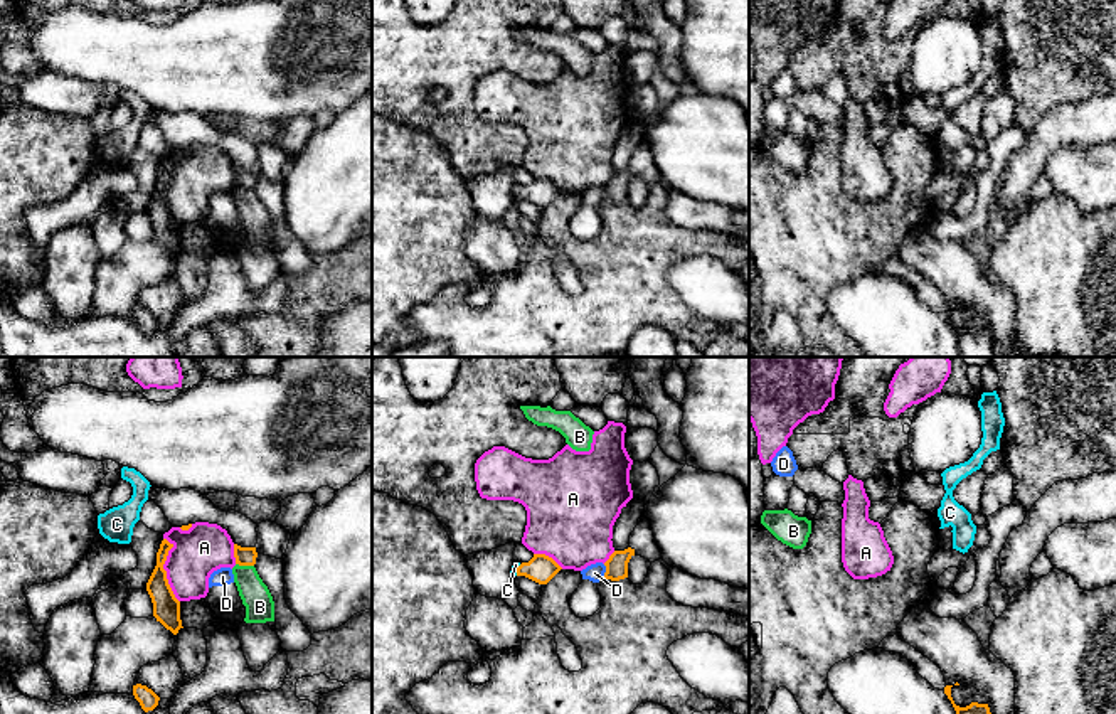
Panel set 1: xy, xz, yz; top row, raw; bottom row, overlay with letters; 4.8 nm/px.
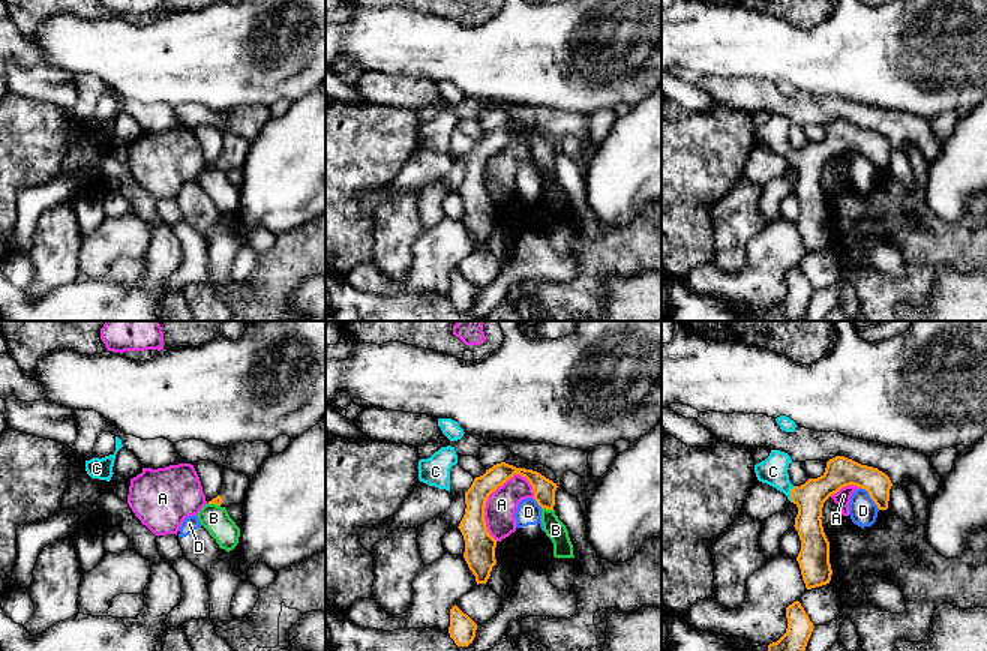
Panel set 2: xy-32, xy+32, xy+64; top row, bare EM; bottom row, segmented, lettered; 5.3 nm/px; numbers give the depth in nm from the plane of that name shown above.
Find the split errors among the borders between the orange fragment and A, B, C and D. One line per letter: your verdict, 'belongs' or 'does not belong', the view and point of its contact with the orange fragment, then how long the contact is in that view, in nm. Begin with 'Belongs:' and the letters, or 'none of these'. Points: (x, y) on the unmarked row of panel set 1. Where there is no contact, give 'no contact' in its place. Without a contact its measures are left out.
Belongs: C
A: does not belong | xy (164, 192) | 320 nm
B: does not belong | xy (244, 187) | 90 nm
C: belongs | xz (517, 192) | 60 nm
D: does not belong | xz (606, 194) | 60 nm

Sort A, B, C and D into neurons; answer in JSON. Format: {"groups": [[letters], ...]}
{"groups": [["A"], ["B"], ["C"], ["D"]]}

